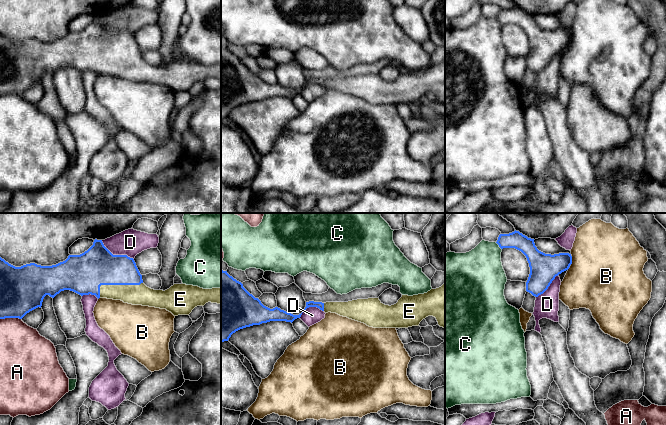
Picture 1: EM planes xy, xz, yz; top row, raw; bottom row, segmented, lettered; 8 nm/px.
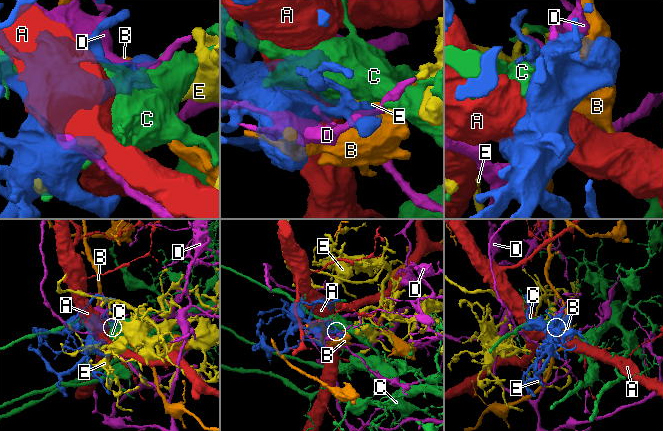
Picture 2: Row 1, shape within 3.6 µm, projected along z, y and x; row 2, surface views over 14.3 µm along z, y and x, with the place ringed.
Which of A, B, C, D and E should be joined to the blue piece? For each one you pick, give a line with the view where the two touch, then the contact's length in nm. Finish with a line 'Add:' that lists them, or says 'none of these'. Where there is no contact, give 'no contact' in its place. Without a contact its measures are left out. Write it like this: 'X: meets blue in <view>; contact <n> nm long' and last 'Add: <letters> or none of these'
E: meets blue in xy; contact 380 nm long
Add: E

